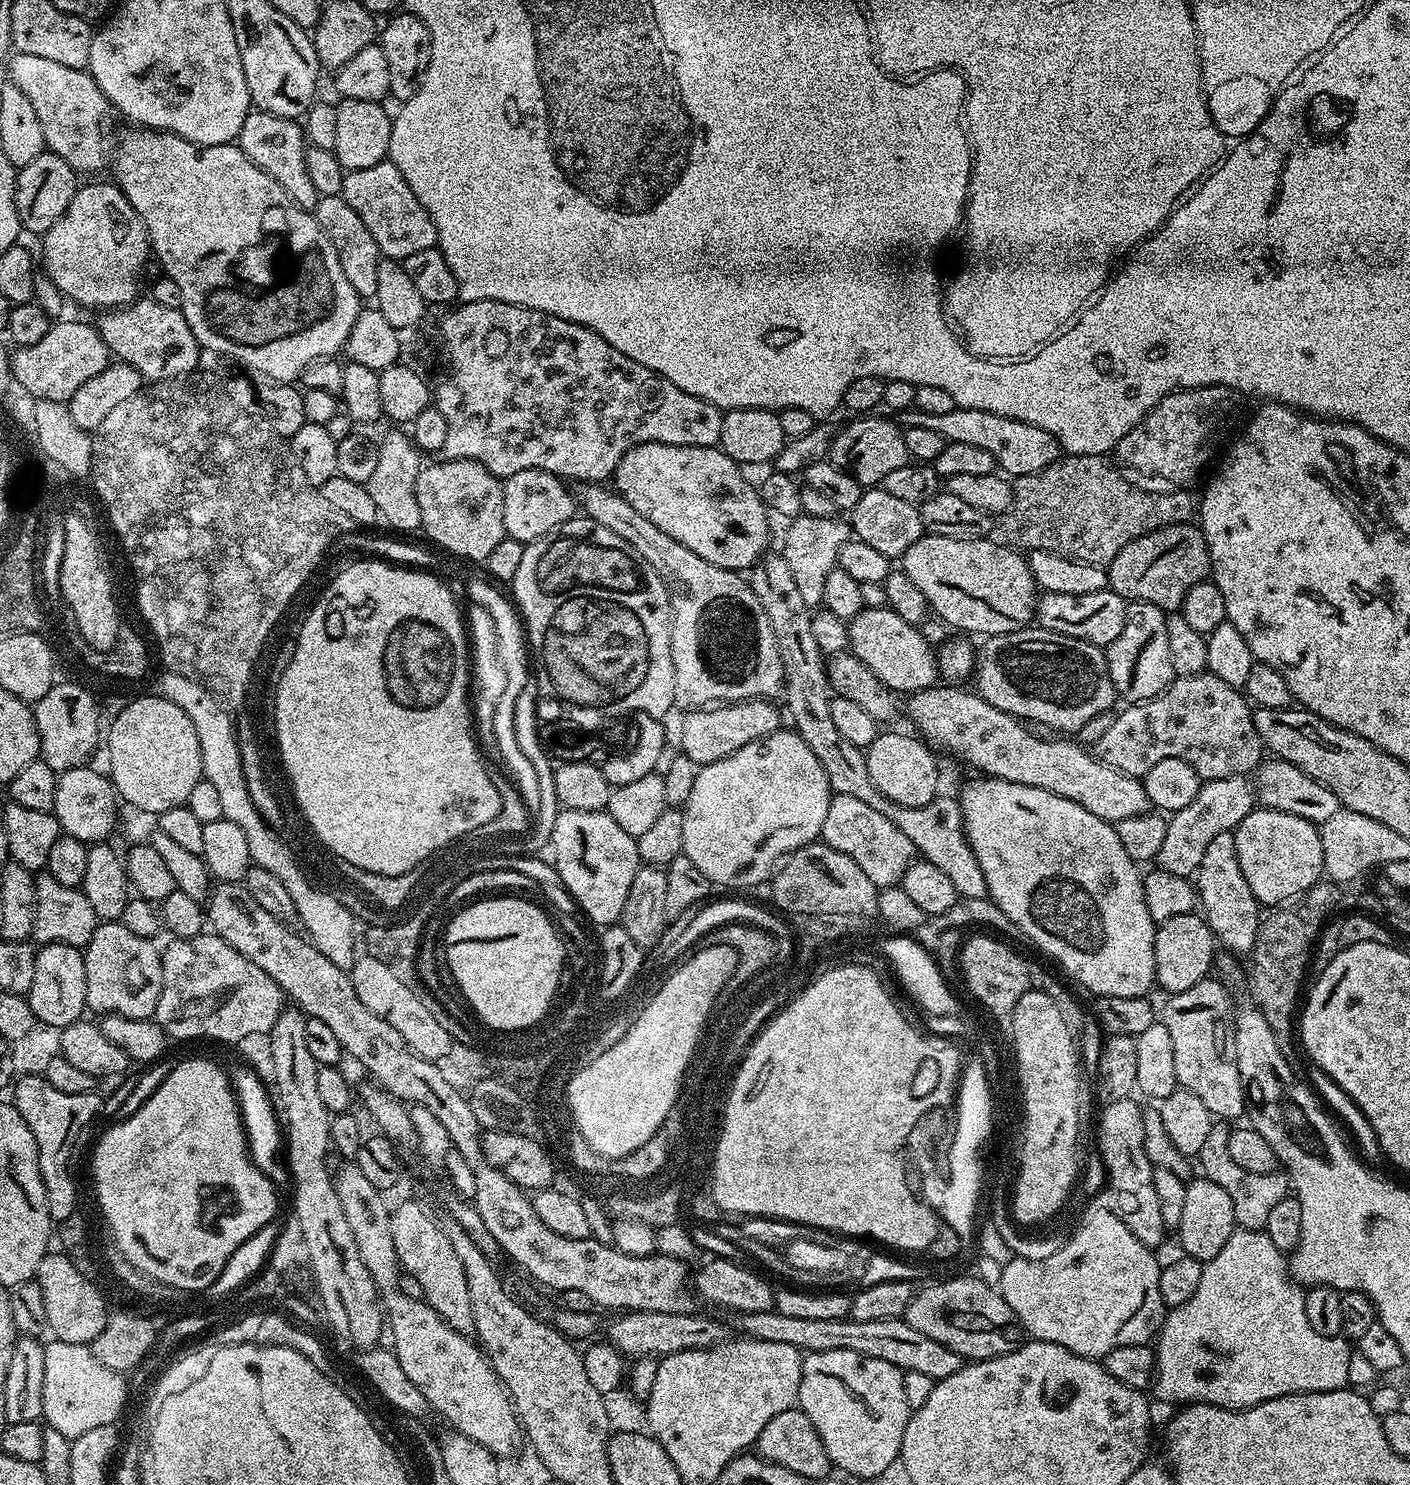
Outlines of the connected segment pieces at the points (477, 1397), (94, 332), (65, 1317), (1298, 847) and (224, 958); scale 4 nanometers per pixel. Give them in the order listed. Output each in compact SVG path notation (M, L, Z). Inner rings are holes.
M344 1162L340 1169L335 1169L334 1183L338 1202L342 1202L342 1211L346 1213L346 1222L350 1226L350 1231L354 1233L358 1255L362 1257L366 1270L370 1270L370 1278L374 1282L376 1291L380 1293L380 1303L386 1313L386 1324L390 1329L390 1336L392 1332L390 1347L395 1352L398 1362L402 1362L402 1370L409 1376L410 1382L414 1382L414 1386L422 1390L422 1398L426 1398L429 1409L433 1413L437 1412L455 1431L478 1442L478 1446L486 1446L486 1450L490 1450L498 1458L519 1453L522 1447L520 1419L516 1416L516 1409L512 1407L512 1398L507 1388L496 1376L496 1371L492 1368L488 1357L469 1337L451 1328L424 1299L410 1298L400 1289L402 1269L398 1250L394 1250L392 1213L390 1204L380 1197L383 1196L381 1189L375 1188L367 1180L366 1174L358 1170L355 1162Z
M66 319L53 323L46 338L34 342L34 346L17 347L16 352L11 353L12 379L36 400L67 402L78 386L102 374L102 370L106 370L110 363L110 353L106 342L102 342L100 331L91 323Z
M49 1254L42 1258L42 1262L36 1271L36 1278L40 1283L42 1290L42 1299L46 1302L46 1318L48 1319L47 1331L53 1332L51 1335L62 1342L70 1342L71 1344L87 1344L91 1345L94 1338L102 1332L102 1328L106 1326L110 1313L109 1305L104 1305L104 1296L88 1281L89 1277L81 1272L79 1268L75 1268L70 1262L70 1258L63 1254Z
M1260 806L1242 818L1242 822L1234 829L1234 835L1238 846L1238 866L1242 866L1242 874L1246 874L1246 882L1250 882L1250 890L1261 905L1277 904L1286 898L1294 898L1294 894L1302 894L1302 890L1320 883L1325 875L1320 829L1306 818Z
M201 934L193 940L173 939L172 945L163 949L162 962L162 994L158 998L158 1006L154 1019L160 1024L168 1038L176 1040L196 1040L205 1036L208 1040L221 1040L224 1044L236 1044L239 1040L248 1040L251 1036L267 1037L274 1022L278 1022L278 1014L286 1007L284 992L266 974L266 970L258 970L254 962L250 962L234 946L230 946L215 934Z

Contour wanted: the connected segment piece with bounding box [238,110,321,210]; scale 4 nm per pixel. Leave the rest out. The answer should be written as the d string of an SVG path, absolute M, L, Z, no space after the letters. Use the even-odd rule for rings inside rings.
M253 110L248 113L246 122L242 122L238 147L248 155L250 162L254 162L266 174L270 174L270 178L274 178L274 182L278 182L278 186L286 190L286 194L298 207L305 210L315 209L321 196L318 190L314 190L314 182L310 182L310 174L306 171L308 148L304 139L304 129L297 121Z

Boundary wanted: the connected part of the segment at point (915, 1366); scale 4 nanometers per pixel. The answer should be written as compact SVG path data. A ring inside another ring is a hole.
M775 1310L758 1314L739 1313L740 1328L745 1337L766 1342L783 1342L785 1346L794 1346L804 1354L819 1354L826 1350L854 1350L866 1358L882 1358L884 1364L901 1373L915 1370L926 1374L931 1380L950 1378L958 1369L964 1367L964 1357L954 1354L950 1346L926 1338L919 1330L914 1330L902 1318L883 1320L882 1322L858 1322L851 1318L790 1318Z

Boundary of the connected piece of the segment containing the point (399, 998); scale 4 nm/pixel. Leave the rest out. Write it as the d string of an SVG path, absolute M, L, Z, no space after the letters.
M361 955L352 965L350 975L362 1006L366 1006L373 1014L378 1014L378 1018L384 1019L389 1026L394 1026L394 1030L398 1030L398 1034L406 1038L406 1046L410 1046L414 1054L437 1062L453 1055L452 1036L448 1033L447 1026L432 1013L433 1005L428 1005L416 993L418 991L415 987L401 982L387 959Z

